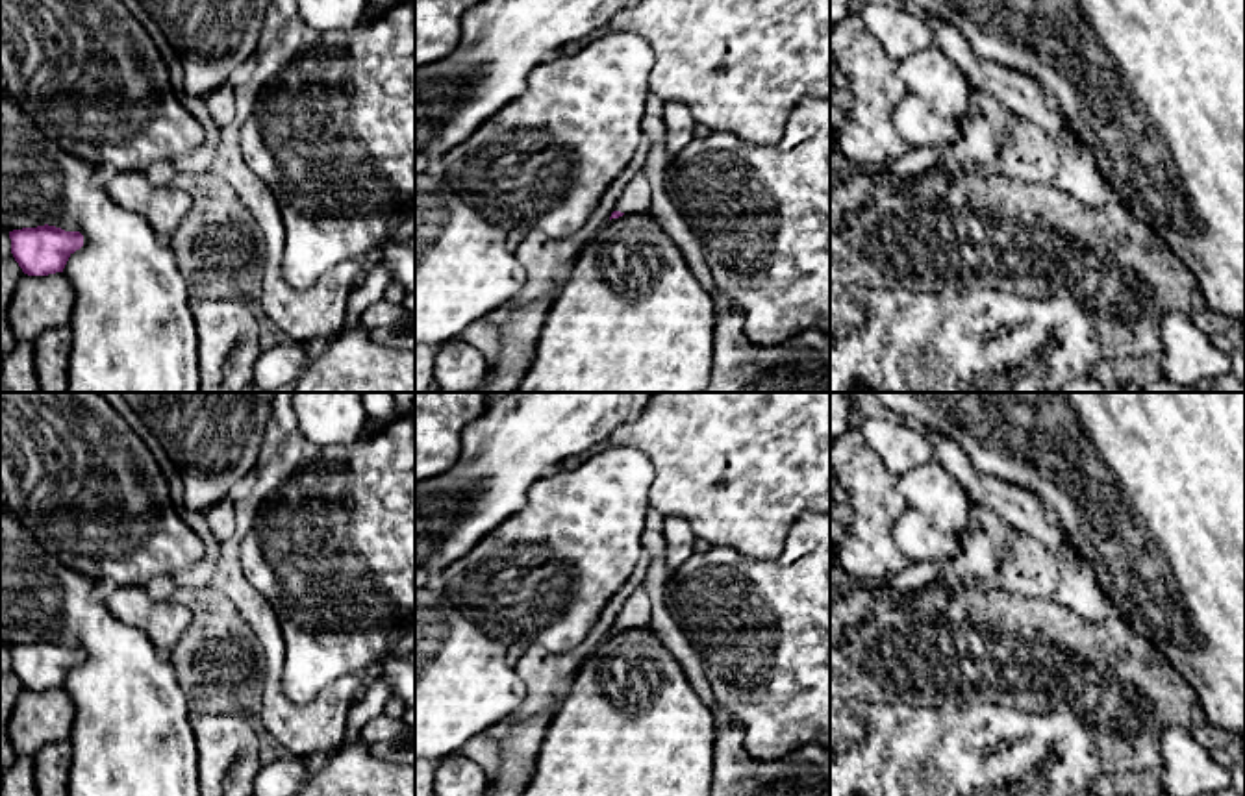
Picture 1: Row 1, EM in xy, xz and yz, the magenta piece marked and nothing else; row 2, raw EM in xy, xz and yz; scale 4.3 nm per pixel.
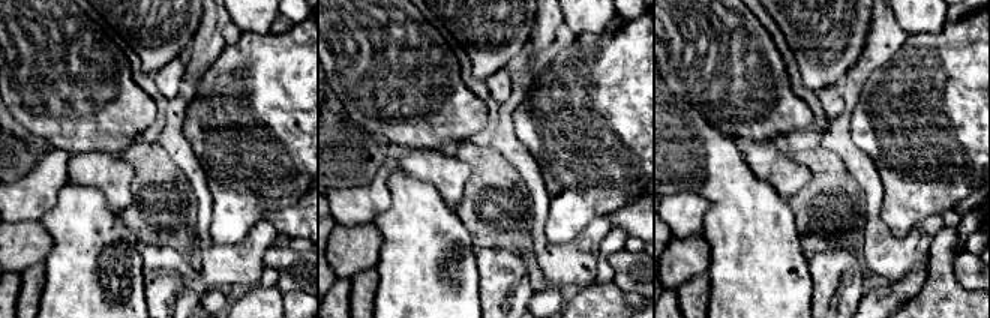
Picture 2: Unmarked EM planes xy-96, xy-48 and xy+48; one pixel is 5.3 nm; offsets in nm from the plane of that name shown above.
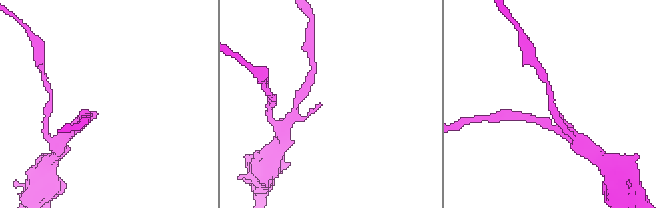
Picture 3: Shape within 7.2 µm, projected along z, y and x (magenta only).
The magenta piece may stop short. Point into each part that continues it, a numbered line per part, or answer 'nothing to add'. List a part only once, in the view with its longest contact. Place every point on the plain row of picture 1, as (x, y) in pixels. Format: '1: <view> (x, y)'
1: xz (636, 611)

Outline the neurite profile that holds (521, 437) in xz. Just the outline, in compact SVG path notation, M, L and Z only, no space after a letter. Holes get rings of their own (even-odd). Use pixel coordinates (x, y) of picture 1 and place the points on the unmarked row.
M508 392L489 404L487 411L465 428L458 461L446 472L415 483L415 591L467 555L500 522L519 513L532 487L561 461L587 452L619 426L634 422L650 396L652 392Z

